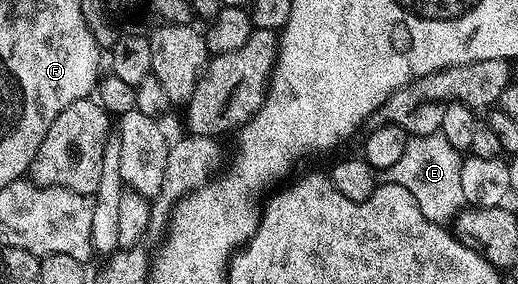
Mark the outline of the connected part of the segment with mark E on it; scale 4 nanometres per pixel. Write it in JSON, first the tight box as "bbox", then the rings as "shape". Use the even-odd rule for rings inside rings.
{"bbox":[385,131,465,223],"shape":[[[423,131],[412,136],[401,159],[397,159],[393,167],[385,170],[385,177],[390,184],[405,187],[405,191],[413,195],[417,207],[421,207],[421,211],[430,221],[445,223],[454,218],[465,205],[461,191],[463,157],[442,131],[431,132]]]}

